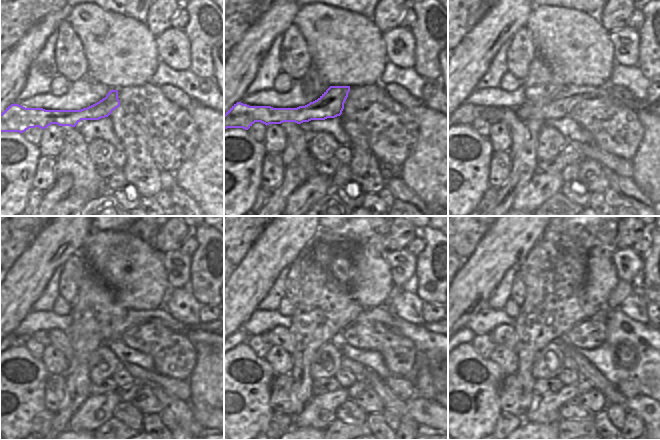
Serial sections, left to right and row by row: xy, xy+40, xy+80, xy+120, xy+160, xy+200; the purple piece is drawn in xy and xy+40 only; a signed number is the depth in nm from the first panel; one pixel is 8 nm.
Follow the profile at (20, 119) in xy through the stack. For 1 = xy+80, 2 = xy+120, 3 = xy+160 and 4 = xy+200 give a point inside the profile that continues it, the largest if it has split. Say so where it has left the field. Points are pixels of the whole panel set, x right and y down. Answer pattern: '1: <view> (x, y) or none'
1: xy+80 (567, 96)
2: xy+120 (159, 316)
3: xy+160 (381, 314)
4: xy+200 (601, 315)

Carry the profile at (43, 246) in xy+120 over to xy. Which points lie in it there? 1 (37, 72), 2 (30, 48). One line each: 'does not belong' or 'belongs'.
1: does not belong
2: belongs

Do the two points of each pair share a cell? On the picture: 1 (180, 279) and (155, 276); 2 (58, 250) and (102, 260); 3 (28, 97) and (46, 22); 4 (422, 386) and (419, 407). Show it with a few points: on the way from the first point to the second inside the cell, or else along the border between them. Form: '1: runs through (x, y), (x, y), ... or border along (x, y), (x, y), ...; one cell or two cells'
1: border along (161, 254), (161, 262), (170, 285); two cells
2: border along (92, 230), (80, 250); two cells
3: border along (52, 32), (32, 61), (28, 73); two cells
4: border along (416, 395), (433, 400); two cells

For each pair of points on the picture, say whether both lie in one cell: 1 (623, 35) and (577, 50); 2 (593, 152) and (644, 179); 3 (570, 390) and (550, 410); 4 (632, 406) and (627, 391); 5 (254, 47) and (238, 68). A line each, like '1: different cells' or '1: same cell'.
1: different cells
2: different cells
3: same cell
4: different cells
5: same cell

